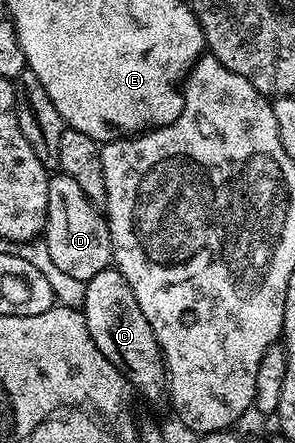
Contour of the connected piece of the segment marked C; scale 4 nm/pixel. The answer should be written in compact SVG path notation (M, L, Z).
M115 267L99 271L90 281L85 282L86 297L83 306L87 331L103 351L103 355L123 375L127 375L130 386L133 385L149 401L164 402L167 397L167 374L165 357L161 353L159 343L155 339L155 331L151 331L151 323L147 323L147 315L139 308L135 299L135 291L131 291L131 283L123 279L123 275Z

